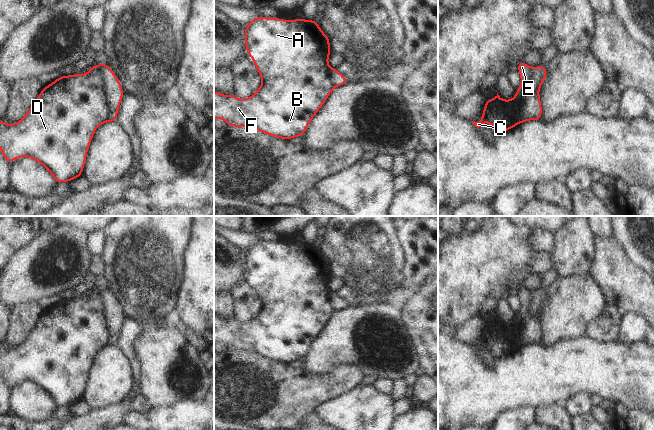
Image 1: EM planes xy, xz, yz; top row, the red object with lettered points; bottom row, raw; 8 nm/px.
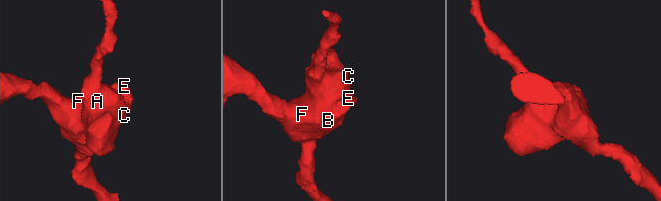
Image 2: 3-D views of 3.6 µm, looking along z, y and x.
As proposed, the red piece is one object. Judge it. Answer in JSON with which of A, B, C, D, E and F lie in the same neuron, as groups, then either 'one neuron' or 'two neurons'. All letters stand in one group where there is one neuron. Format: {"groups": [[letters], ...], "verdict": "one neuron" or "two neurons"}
{"groups": [["A", "B", "C", "D", "F"], ["E"]], "verdict": "two neurons"}

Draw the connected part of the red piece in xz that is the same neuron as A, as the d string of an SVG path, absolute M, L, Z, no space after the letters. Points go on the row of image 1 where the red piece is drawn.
M257 16L246 25L244 33L247 55L258 69L261 86L247 99L238 99L234 93L224 95L214 90L214 119L224 120L229 127L249 127L283 140L300 138L334 89L330 82L331 68L328 64L331 54L330 38L320 29L316 20L307 18L284 20Z

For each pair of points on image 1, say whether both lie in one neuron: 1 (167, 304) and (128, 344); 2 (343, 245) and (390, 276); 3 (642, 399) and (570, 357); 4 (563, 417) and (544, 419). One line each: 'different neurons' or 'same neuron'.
1: same neuron
2: same neuron
3: same neuron
4: same neuron

